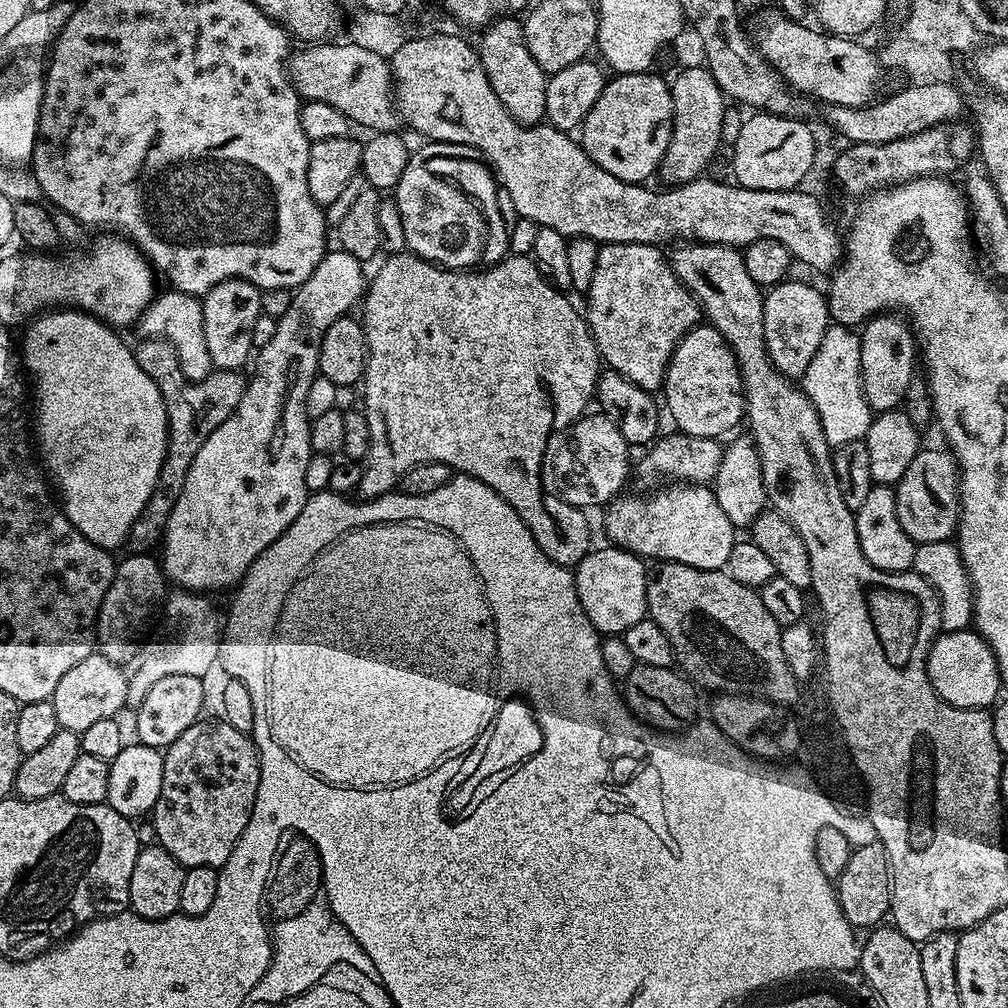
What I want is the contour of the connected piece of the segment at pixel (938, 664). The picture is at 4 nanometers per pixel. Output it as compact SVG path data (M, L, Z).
M971 627L963 628L957 632L941 631L928 651L928 677L934 690L950 706L955 708L983 708L991 709L1001 699L1002 685L1000 671L994 650L984 641L983 636Z

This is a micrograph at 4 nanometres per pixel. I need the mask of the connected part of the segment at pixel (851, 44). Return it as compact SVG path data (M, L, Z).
M785 18L770 21L760 32L760 44L758 40L760 55L772 67L779 70L790 88L809 98L817 96L818 99L825 100L828 106L838 108L862 108L873 103L877 99L876 87L880 84L880 68L882 69L877 53L875 56L870 49L863 48L855 39L834 36L815 27L807 28L807 26L807 23Z

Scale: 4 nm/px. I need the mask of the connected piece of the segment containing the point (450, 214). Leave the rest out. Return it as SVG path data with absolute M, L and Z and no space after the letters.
M412 158L402 170L402 178L398 178L394 199L398 214L402 214L402 230L411 255L453 270L468 270L481 261L486 235L484 216L479 205L451 181L435 176L424 162Z

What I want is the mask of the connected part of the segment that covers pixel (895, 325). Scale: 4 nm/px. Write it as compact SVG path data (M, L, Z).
M877 314L859 329L860 377L873 413L895 412L903 405L912 376L918 372L918 341L903 315Z

